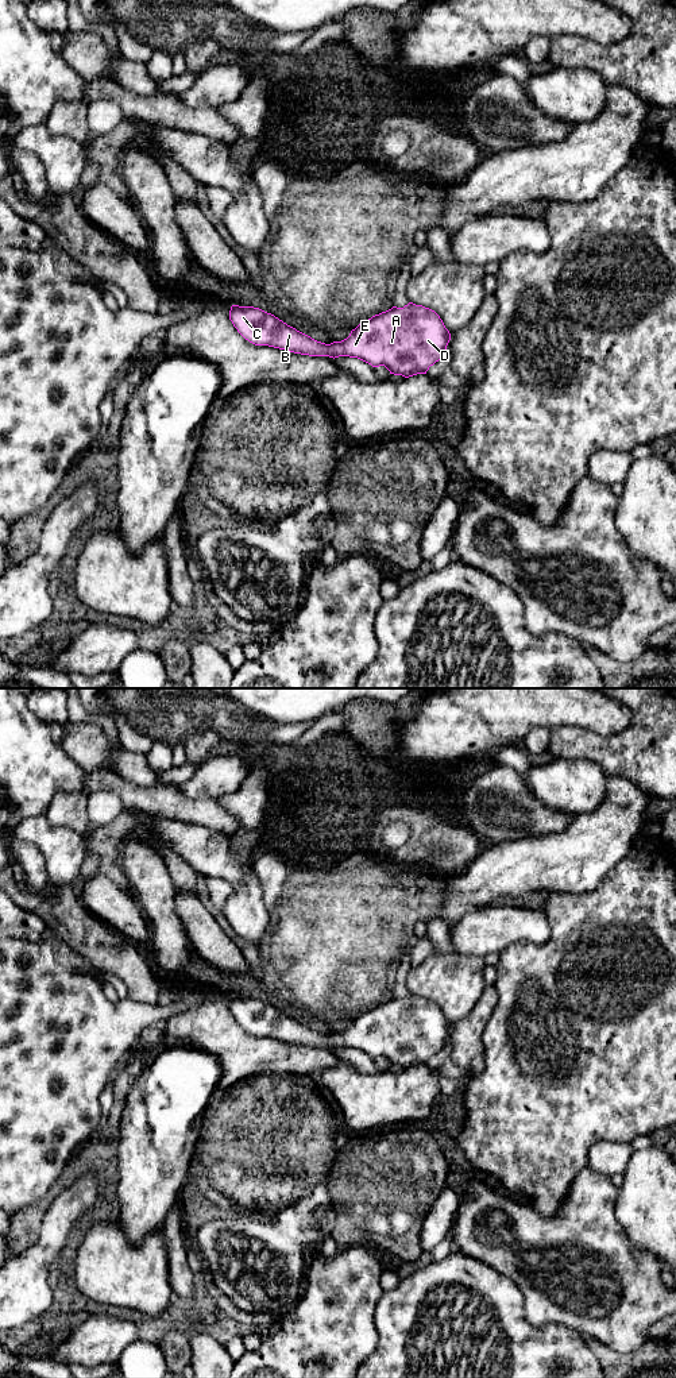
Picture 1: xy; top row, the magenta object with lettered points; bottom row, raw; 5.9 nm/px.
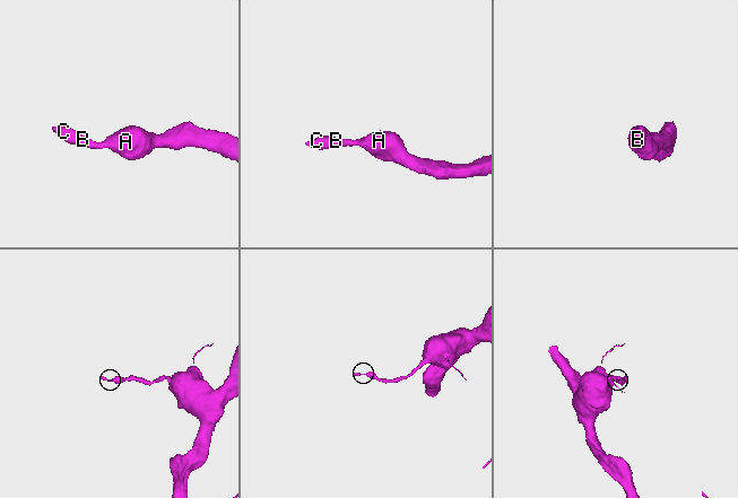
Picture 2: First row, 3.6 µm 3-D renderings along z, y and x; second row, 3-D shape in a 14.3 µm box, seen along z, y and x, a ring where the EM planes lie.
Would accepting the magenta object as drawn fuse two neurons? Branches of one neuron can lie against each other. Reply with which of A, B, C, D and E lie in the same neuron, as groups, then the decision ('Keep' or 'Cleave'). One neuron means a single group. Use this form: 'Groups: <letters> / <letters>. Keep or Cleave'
Groups: A B C D E. Keep

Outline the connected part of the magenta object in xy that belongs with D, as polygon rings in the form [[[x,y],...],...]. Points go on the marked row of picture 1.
[[[413,302],[372,316],[352,329],[347,339],[331,344],[317,341],[254,306],[232,305],[229,320],[255,346],[309,356],[358,358],[372,367],[385,366],[390,374],[405,378],[426,374],[444,356],[451,340],[440,316]]]

